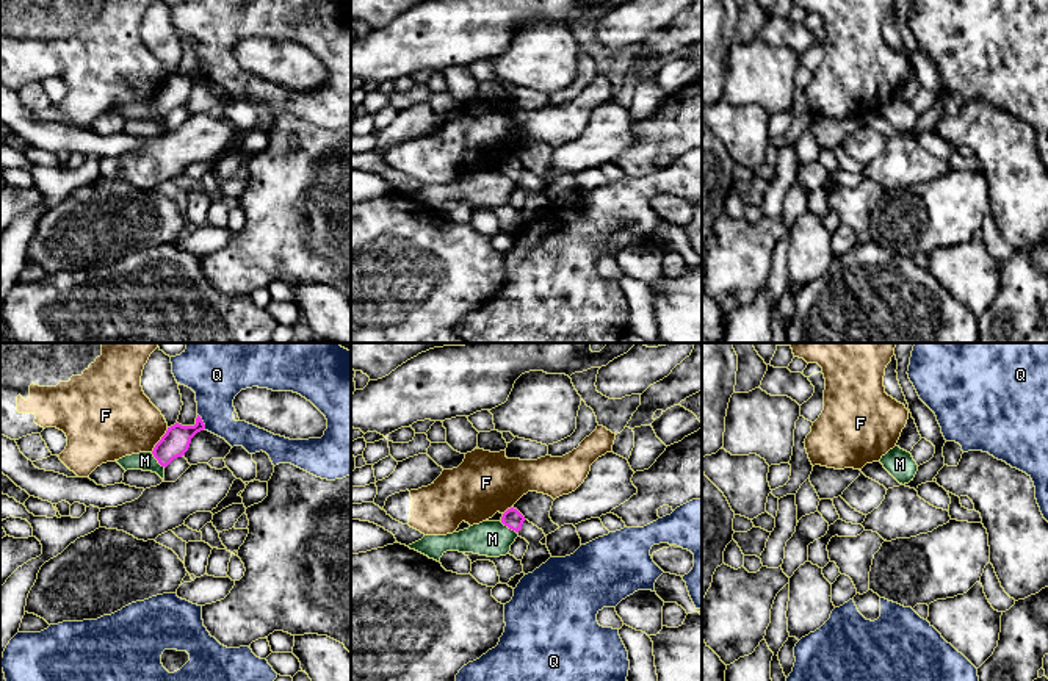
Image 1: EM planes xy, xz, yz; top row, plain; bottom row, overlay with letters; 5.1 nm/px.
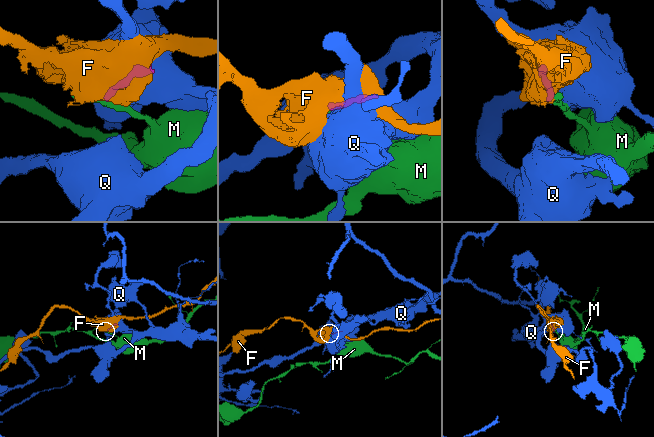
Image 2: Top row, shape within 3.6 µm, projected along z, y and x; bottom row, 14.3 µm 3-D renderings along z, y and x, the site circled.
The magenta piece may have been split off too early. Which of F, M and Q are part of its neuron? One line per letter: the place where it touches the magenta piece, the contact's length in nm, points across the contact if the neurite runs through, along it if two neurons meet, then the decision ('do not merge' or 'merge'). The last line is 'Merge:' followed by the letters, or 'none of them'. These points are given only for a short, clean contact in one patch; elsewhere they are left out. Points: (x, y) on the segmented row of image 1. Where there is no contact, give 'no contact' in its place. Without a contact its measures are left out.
F: meets magenta in xy at (160, 440); contact 160 nm long; do not merge
M: meets magenta in xy at (157, 459); contact 110 nm long; border along xy (151, 453), (165, 467); do not merge
Q: meets magenta in xy at (202, 421); contact 90 nm long; do not merge
Merge: none of them

